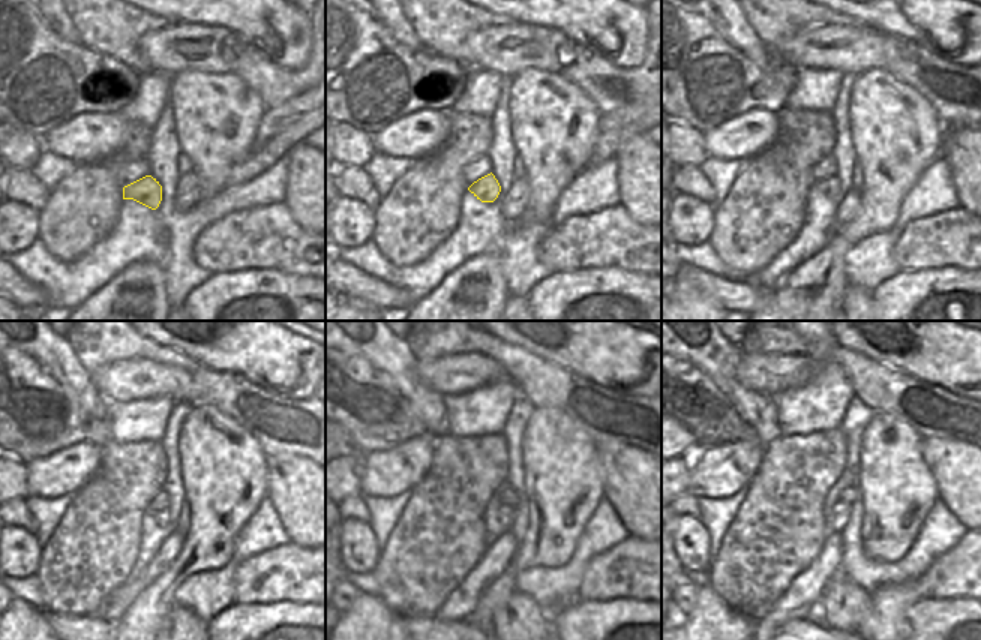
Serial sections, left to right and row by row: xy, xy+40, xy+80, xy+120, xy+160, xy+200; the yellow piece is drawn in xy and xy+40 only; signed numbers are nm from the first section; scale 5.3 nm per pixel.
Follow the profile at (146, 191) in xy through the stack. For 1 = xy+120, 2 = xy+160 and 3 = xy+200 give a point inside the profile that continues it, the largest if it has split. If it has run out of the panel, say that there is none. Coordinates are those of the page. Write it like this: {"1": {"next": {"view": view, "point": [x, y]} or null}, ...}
{"1": {"next": {"view": "xy+120", "point": [161, 519]}}, "2": {"next": {"view": "xy+160", "point": [497, 522]}}, "3": {"next": {"view": "xy+200", "point": [836, 519]}}}

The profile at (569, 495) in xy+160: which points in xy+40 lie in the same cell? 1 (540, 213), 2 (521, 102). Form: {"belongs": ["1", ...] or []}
{"belongs": ["1", "2"]}

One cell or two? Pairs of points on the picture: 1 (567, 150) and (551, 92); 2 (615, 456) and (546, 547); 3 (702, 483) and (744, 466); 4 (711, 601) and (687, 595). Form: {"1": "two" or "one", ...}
{"1": "one", "2": "two", "3": "one", "4": "two"}

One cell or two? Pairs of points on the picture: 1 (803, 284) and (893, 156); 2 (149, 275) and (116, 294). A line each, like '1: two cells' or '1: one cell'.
1: one cell
2: one cell

